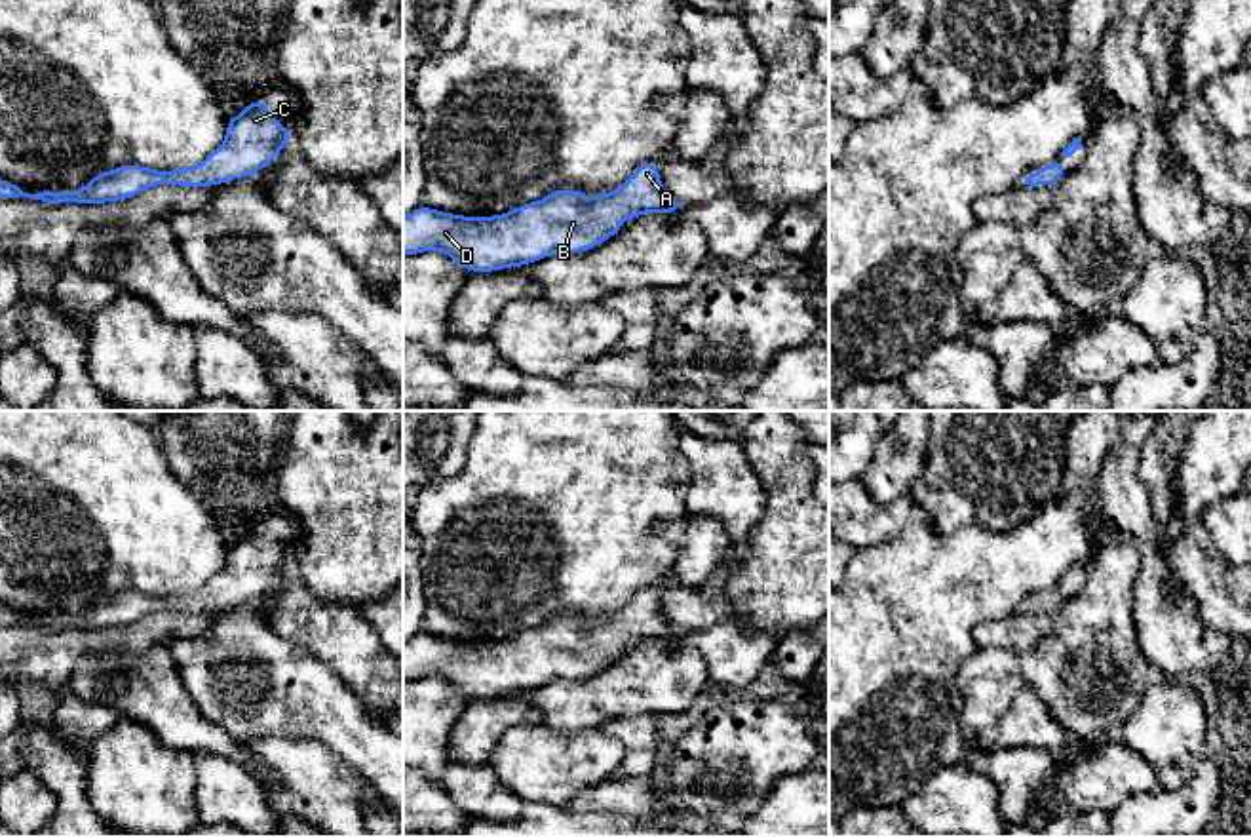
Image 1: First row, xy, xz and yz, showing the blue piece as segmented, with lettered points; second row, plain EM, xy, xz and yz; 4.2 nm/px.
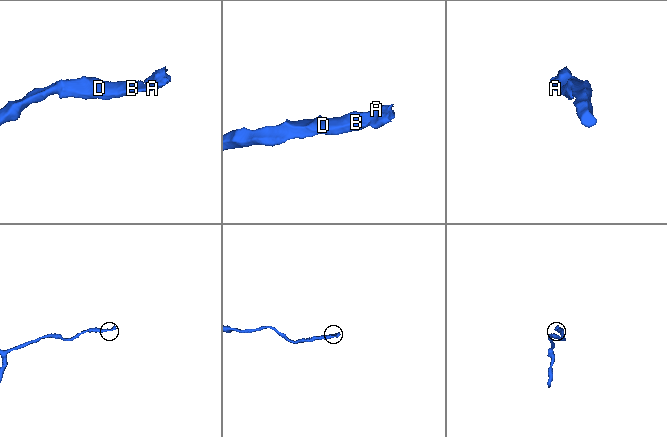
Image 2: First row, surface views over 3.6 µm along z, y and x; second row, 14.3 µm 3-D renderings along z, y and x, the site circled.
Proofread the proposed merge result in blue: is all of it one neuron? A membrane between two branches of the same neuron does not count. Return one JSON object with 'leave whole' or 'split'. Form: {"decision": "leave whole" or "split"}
{"decision": "leave whole"}

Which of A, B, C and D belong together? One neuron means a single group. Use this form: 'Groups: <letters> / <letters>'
Groups: A B C D

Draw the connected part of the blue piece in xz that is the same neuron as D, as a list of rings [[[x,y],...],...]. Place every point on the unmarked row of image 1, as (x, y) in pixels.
[[[654,588],[641,590],[618,616],[589,624],[559,614],[492,643],[464,643],[418,632],[403,643],[403,683],[443,677],[468,698],[530,691],[548,681],[584,679],[610,666],[627,645],[683,633],[662,613]]]

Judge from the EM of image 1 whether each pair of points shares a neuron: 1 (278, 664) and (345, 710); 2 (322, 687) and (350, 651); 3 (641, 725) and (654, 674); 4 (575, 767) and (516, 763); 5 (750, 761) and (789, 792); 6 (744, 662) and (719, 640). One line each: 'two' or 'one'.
1: one
2: two
3: two
4: one
5: two
6: one

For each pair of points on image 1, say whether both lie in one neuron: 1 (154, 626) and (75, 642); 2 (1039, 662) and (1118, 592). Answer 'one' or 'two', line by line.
1: one
2: one

